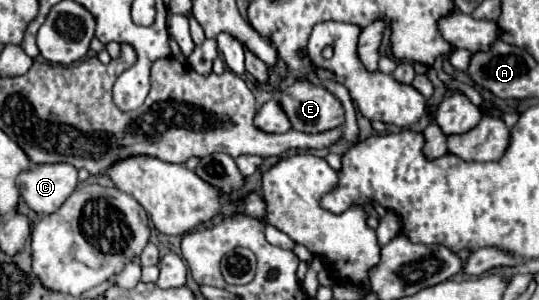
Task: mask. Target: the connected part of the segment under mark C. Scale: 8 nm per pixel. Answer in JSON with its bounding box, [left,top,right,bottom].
[17,164,77,214]

